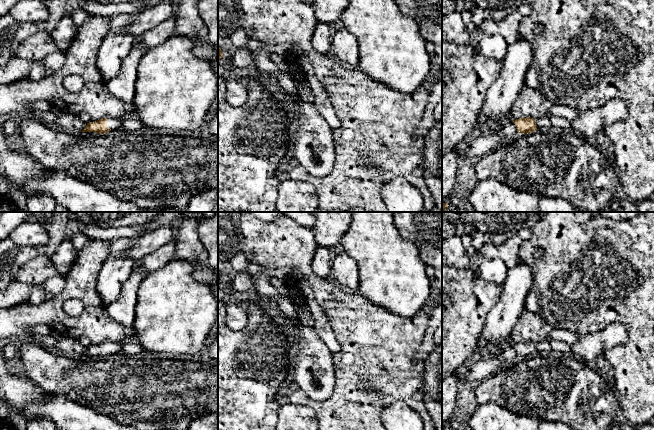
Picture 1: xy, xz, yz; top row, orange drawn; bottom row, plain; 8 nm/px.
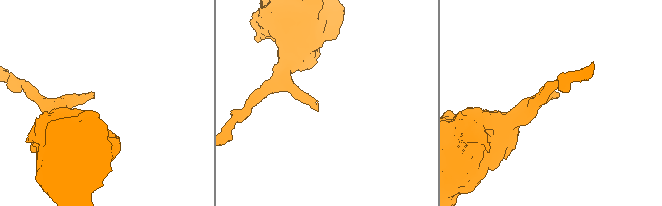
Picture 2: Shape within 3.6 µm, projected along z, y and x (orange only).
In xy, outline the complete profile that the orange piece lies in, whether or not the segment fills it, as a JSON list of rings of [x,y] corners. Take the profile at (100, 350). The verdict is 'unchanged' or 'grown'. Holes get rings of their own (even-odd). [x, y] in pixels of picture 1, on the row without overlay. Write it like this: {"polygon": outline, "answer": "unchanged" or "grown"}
{"polygon": [[[107,341],[97,344],[95,346],[87,347],[86,351],[81,356],[96,356],[99,358],[105,358],[110,355],[118,354],[122,345],[118,342]]], "answer": "grown"}

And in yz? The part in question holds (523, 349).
{"polygon": [[[519,342],[513,345],[518,357],[532,357],[537,355],[536,345],[533,342]]], "answer": "unchanged"}

